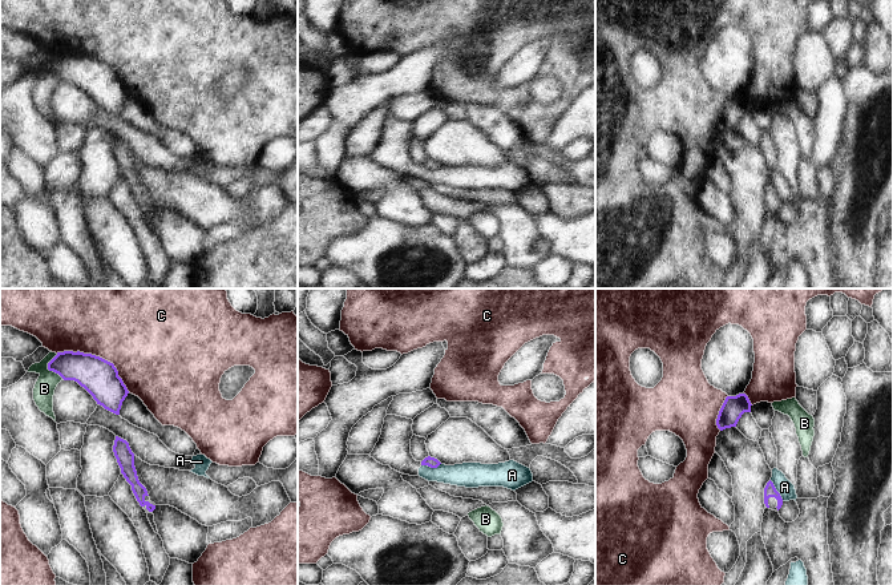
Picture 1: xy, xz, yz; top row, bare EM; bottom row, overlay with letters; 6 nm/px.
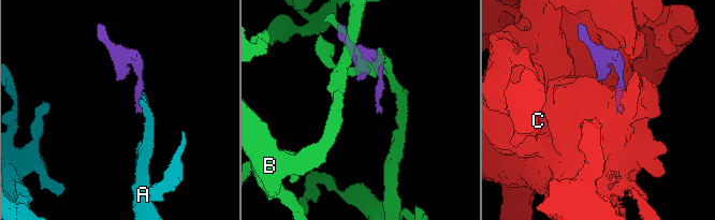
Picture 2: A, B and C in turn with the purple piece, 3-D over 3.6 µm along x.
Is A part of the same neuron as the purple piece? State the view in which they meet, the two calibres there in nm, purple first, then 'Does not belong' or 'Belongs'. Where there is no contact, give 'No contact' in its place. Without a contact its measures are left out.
Touches purple in yz. Thickness 80 nm (purple) against 100 nm. Does not belong

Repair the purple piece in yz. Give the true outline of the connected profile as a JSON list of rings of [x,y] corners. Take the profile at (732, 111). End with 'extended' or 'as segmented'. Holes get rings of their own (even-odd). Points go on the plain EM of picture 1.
[[[745,96],[727,98],[716,121],[716,128],[720,133],[736,129],[744,114],[751,114],[751,104]]]; as segmented

